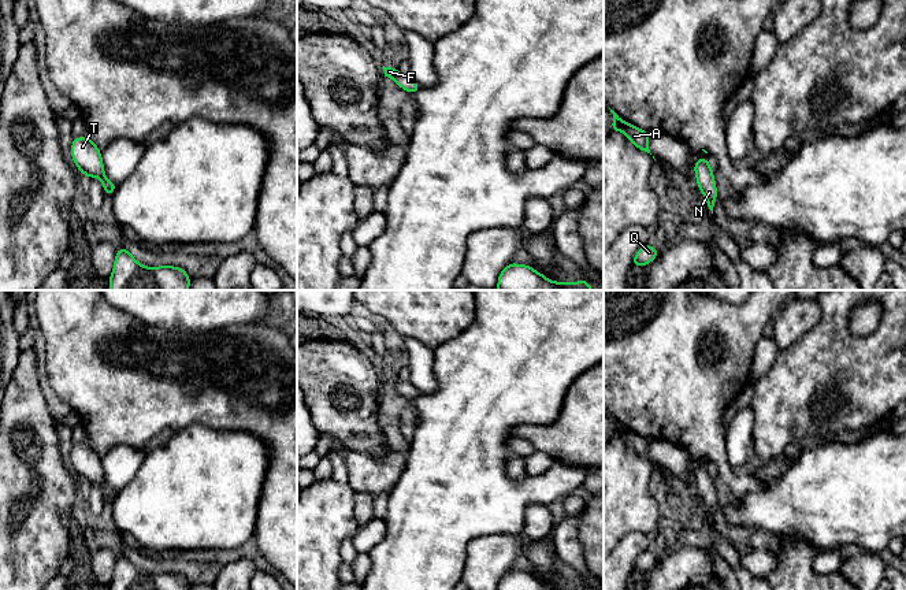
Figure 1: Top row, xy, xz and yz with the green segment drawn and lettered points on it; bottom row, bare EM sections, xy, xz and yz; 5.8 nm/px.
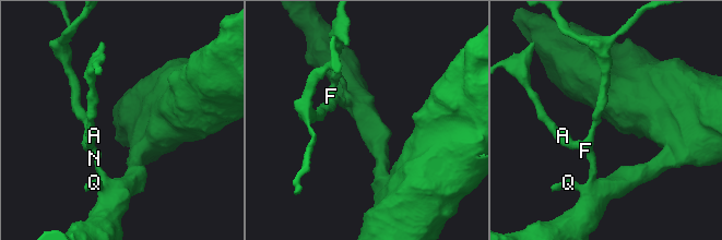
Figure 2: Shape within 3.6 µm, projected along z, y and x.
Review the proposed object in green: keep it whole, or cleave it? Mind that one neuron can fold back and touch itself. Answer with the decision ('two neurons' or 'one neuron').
one neuron

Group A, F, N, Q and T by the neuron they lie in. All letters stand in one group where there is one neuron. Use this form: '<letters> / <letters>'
A F N Q T

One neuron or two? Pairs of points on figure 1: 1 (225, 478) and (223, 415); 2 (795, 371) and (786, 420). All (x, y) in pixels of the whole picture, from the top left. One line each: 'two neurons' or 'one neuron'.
1: two neurons
2: one neuron

